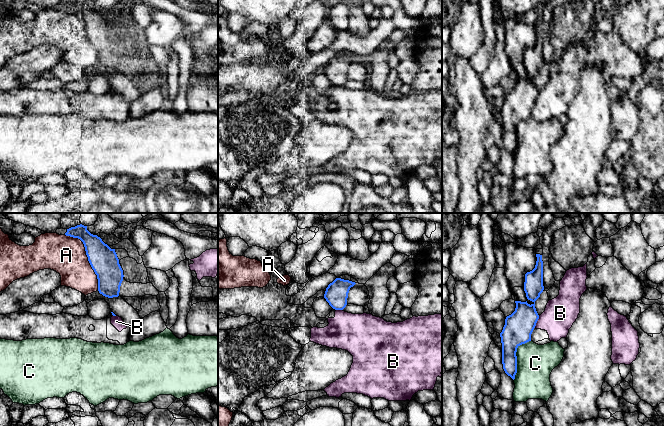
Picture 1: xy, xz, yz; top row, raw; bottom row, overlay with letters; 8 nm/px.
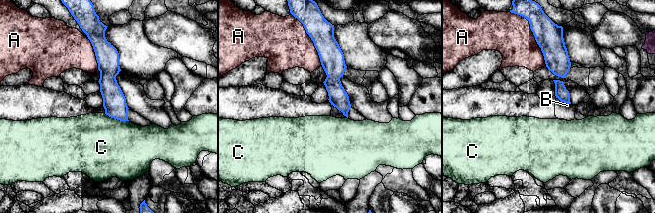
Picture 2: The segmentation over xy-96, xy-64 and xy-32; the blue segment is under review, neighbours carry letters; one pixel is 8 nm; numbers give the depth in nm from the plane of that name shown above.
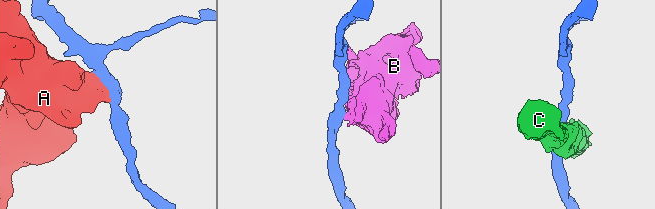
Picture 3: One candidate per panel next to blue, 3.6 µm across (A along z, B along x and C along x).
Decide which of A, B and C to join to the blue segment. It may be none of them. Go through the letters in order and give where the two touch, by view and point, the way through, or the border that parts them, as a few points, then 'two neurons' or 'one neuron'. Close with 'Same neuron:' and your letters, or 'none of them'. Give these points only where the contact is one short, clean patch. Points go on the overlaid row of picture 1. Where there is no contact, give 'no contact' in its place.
A: meets blue in xy at (88, 258); two neurons
B: meets blue in yz at (536, 322); border along yz (539, 316), (534, 327); two neurons
C: meets blue in yz at (516, 357); two neurons
Same neuron: none of them

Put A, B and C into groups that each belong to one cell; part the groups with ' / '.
A / B / C

